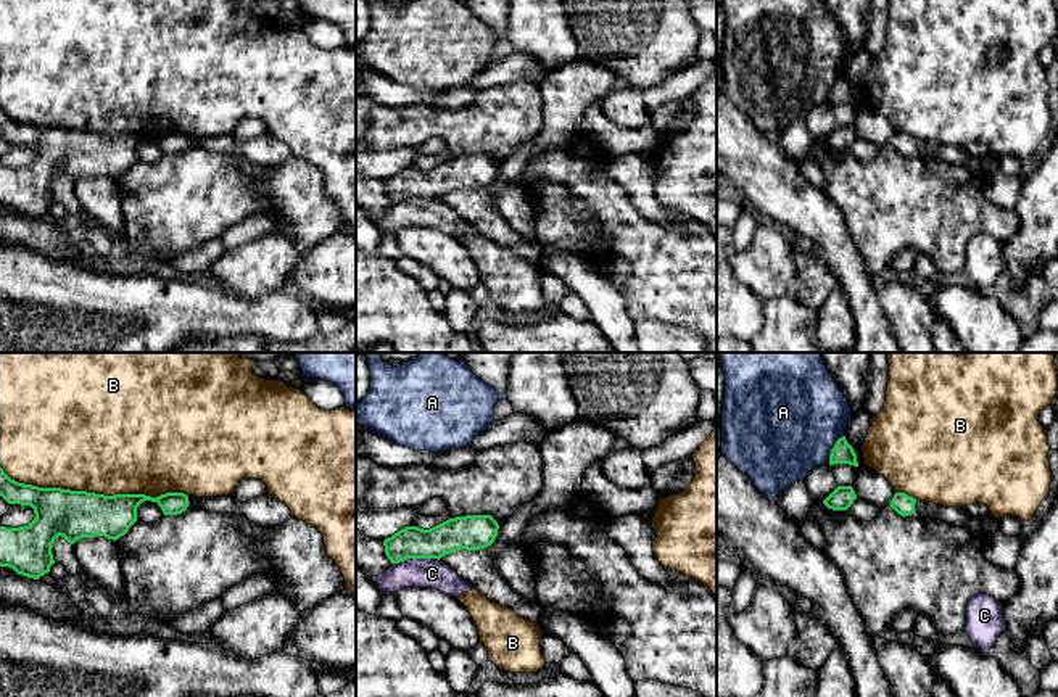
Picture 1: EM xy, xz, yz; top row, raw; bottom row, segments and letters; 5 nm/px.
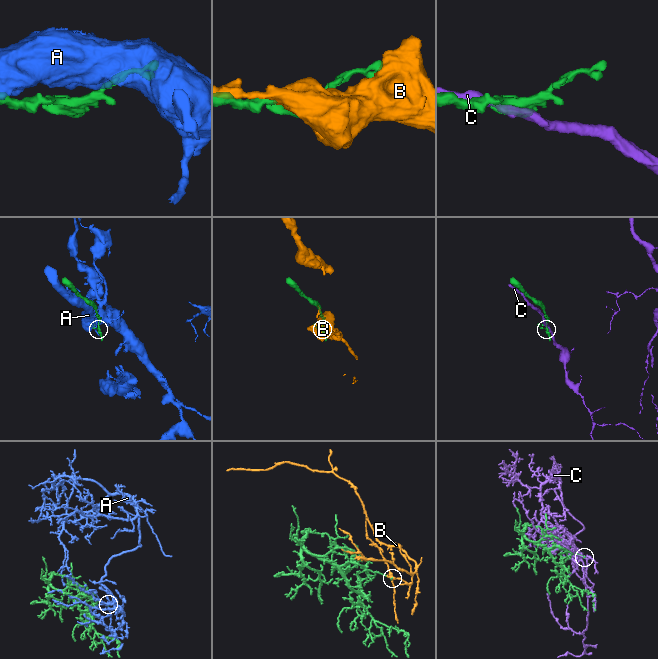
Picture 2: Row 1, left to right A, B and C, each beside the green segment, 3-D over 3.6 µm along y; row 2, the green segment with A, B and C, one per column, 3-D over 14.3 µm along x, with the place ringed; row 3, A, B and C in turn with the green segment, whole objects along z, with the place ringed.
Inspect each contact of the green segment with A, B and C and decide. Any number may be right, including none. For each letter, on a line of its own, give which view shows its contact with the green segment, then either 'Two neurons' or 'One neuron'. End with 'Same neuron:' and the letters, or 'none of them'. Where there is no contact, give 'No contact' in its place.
A: Touches green in yz. Two neurons
B: Touches green in xy. Two neurons
C: Touches green in xz. Two neurons
Same neuron: none of them

